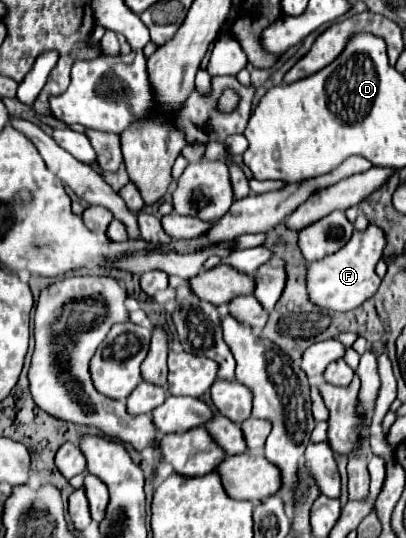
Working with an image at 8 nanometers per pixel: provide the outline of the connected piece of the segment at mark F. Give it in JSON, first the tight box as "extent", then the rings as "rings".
{"extent":[307,224,385,312],"rings":[[[369,224],[365,230],[355,230],[351,240],[339,252],[329,254],[323,260],[311,262],[307,266],[307,290],[311,302],[329,310],[347,312],[369,300],[381,284],[381,278],[375,274],[375,264],[383,256],[385,246],[385,232],[379,226]]]}

